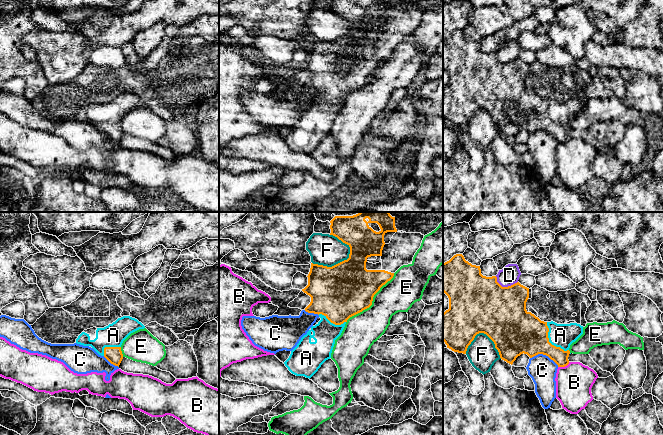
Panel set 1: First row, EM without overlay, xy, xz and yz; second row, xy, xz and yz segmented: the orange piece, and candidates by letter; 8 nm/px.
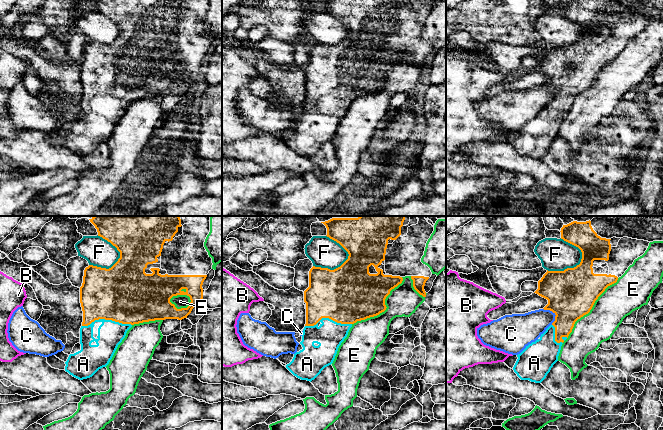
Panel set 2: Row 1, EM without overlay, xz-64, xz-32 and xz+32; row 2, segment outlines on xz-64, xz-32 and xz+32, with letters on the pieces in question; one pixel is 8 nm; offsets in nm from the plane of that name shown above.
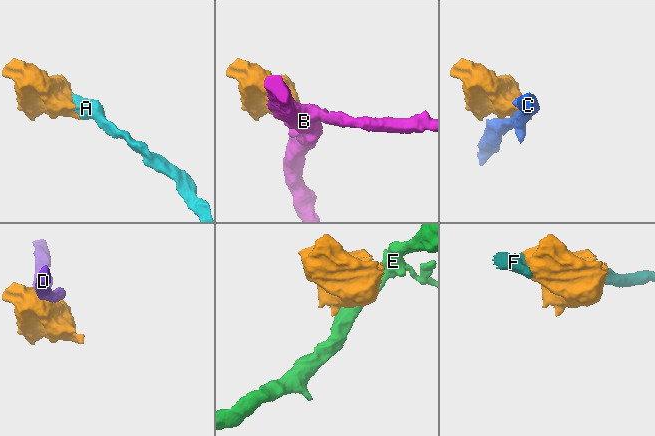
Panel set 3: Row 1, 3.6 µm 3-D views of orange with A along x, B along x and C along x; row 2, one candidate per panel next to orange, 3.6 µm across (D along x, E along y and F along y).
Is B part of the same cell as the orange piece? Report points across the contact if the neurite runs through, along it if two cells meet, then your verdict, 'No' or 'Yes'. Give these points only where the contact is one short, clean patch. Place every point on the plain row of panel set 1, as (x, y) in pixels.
Boundary: yz (569, 138), (564, 142), (558, 143). No

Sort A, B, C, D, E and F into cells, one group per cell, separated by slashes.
A / B / C / D / E / F

